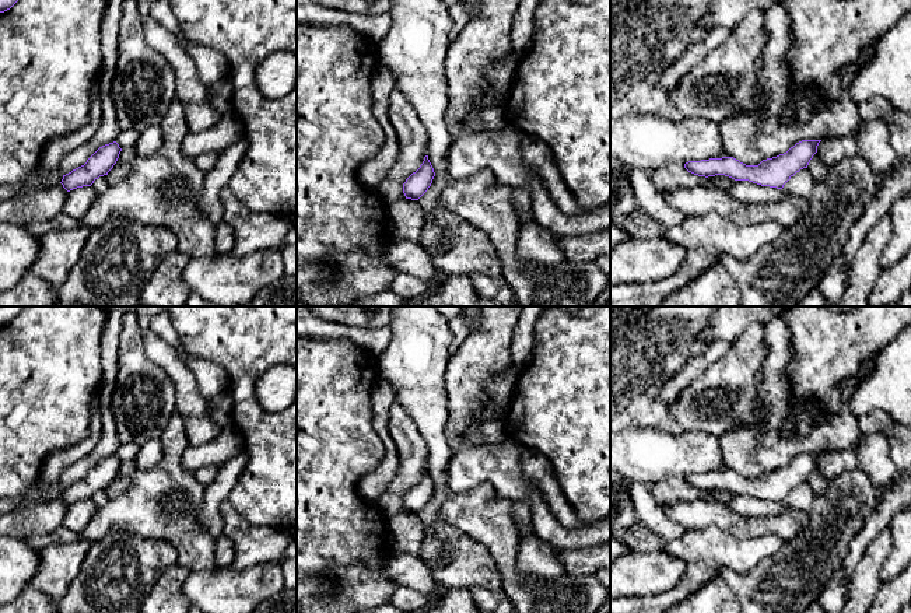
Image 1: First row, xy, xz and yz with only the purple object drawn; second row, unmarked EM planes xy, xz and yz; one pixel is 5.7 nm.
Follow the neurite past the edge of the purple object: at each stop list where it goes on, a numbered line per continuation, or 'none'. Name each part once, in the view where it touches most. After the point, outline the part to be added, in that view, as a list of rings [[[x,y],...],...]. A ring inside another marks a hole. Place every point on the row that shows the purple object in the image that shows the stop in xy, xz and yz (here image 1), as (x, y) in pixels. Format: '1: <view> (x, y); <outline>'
none

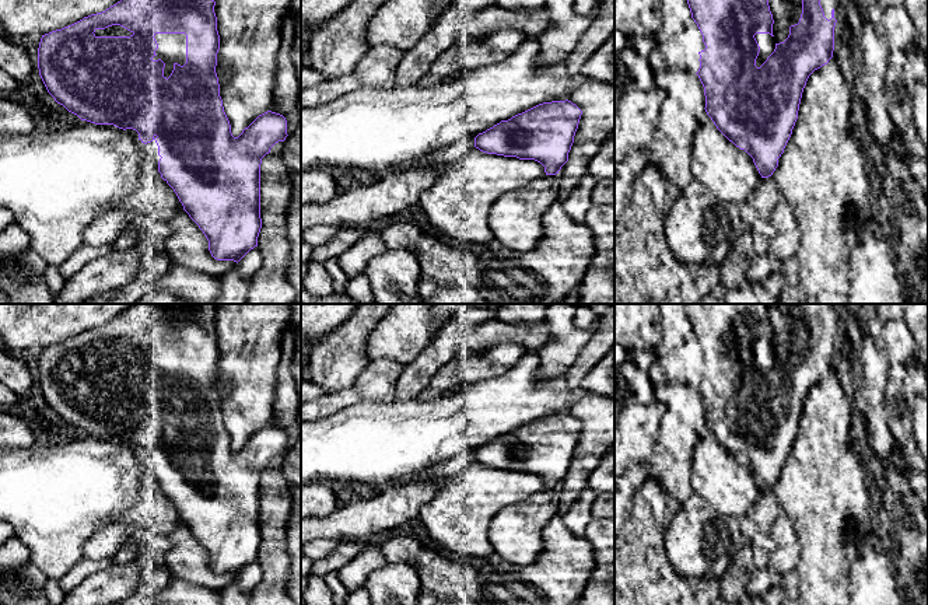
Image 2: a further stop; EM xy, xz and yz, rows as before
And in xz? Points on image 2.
none

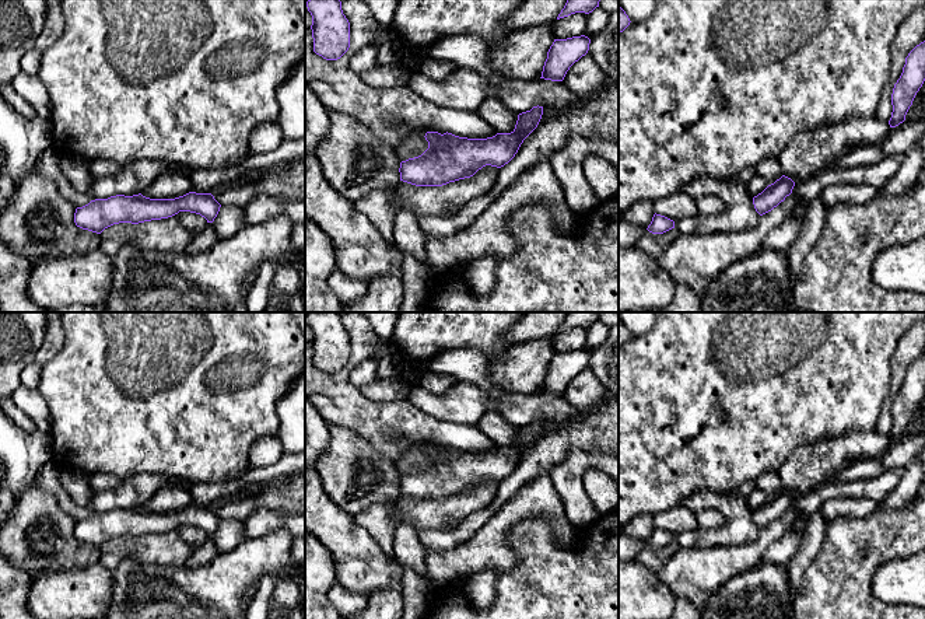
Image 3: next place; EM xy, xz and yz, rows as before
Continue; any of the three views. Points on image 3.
none

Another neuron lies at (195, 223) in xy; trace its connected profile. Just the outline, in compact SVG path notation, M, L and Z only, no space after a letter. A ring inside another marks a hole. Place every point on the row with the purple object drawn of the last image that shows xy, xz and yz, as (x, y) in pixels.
M179 211L175 217L192 232L192 235L196 235L207 225L207 220L196 213Z

